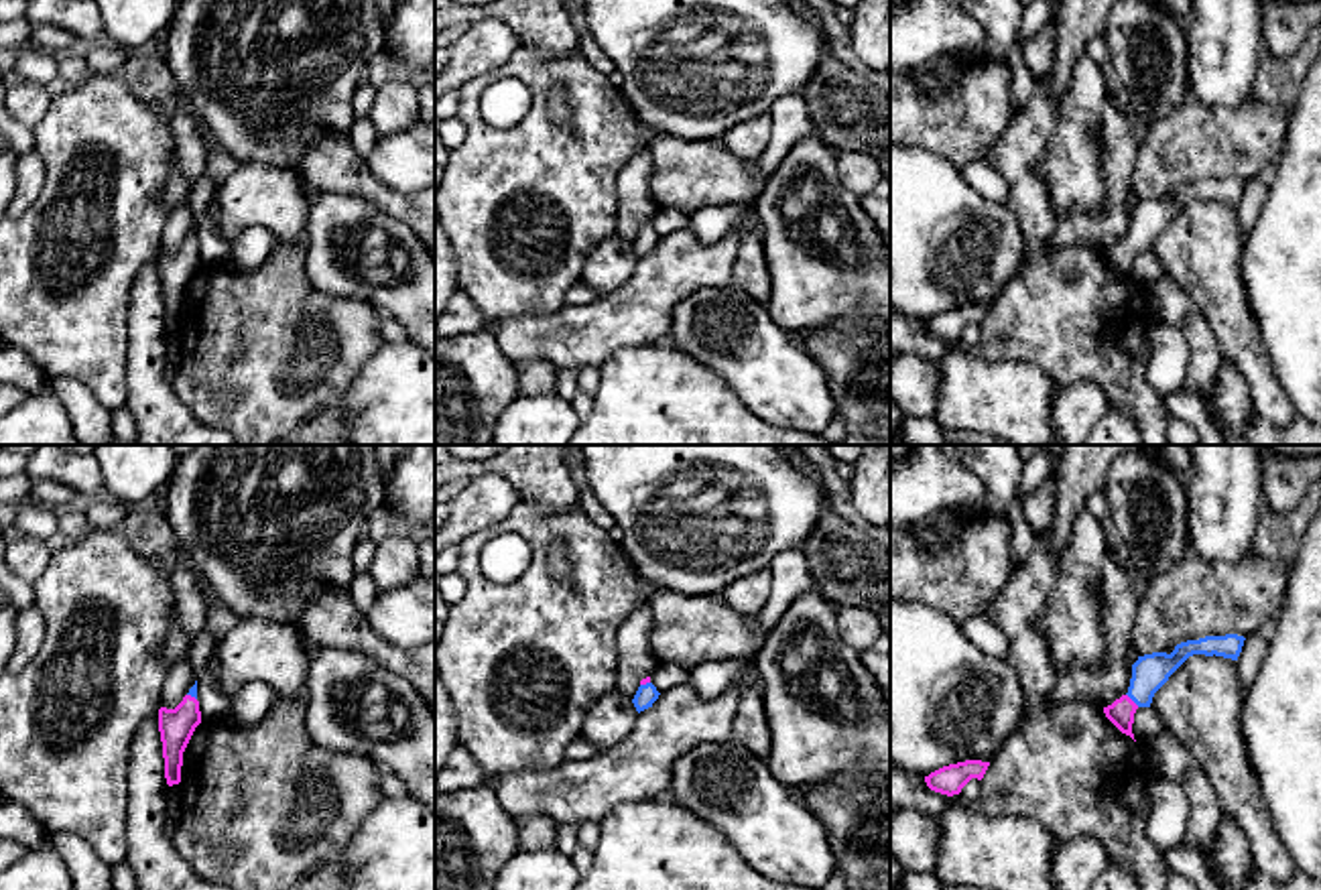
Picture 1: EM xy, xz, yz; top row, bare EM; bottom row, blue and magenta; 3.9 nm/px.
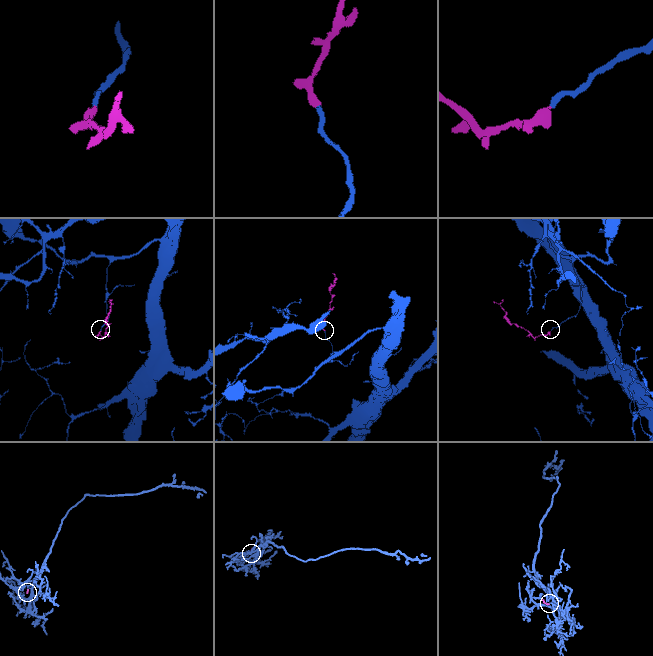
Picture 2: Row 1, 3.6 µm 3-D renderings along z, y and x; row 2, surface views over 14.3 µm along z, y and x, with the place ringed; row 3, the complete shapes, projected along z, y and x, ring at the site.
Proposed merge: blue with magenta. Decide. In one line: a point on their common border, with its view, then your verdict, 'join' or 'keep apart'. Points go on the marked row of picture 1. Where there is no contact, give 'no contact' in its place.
contact yz (1133, 700); join

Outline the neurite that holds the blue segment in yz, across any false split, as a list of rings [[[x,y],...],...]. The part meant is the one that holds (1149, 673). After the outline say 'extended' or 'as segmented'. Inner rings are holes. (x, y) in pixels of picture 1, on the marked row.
[[[1205,636],[1187,640],[1175,646],[1171,654],[1152,652],[1138,656],[1132,664],[1132,679],[1128,693],[1104,707],[1106,717],[1126,736],[1134,740],[1132,723],[1138,707],[1150,707],[1154,693],[1169,681],[1169,677],[1193,654],[1223,656],[1238,660],[1244,636]]]; extended

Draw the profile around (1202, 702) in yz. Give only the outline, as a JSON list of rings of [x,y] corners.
[[[1193,654],[1154,693],[1150,707],[1201,766],[1221,811],[1250,841],[1256,868],[1282,884],[1297,868],[1264,807],[1248,758],[1240,723],[1244,697],[1236,660]]]

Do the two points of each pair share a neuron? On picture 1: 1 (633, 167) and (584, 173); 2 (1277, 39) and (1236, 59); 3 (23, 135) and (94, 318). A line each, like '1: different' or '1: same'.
1: different
2: different
3: different

